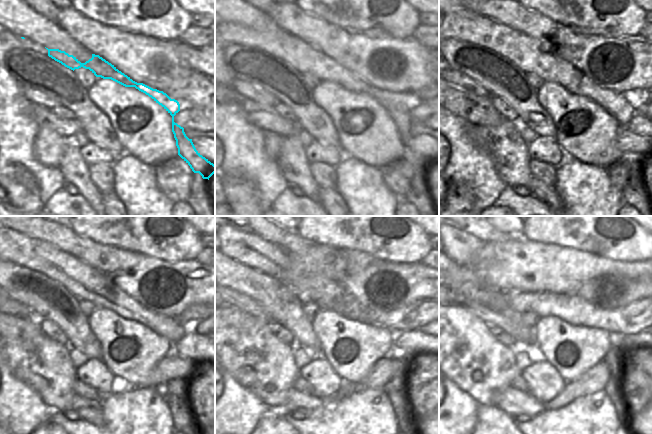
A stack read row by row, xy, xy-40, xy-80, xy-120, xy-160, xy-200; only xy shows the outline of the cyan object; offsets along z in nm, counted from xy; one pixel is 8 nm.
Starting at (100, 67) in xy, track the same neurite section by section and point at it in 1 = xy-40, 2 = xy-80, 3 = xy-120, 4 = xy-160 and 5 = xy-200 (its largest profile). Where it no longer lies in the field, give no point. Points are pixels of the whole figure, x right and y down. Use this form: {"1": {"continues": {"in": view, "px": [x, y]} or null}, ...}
{"1": {"continues": {"in": "xy-40", "px": [305, 58]}}, "2": {"continues": {"in": "xy-80", "px": [528, 54]}}, "3": {"continues": {"in": "xy-120", "px": [84, 282]}}, "4": {"continues": {"in": "xy-160", "px": [265, 256]}}, "5": {"continues": {"in": "xy-200", "px": [463, 248]}}}

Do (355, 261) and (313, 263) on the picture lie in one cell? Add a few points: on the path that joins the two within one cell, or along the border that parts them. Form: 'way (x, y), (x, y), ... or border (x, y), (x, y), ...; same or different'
way (345, 262), (323, 262); same

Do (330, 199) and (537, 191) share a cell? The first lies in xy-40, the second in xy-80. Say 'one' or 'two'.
one

